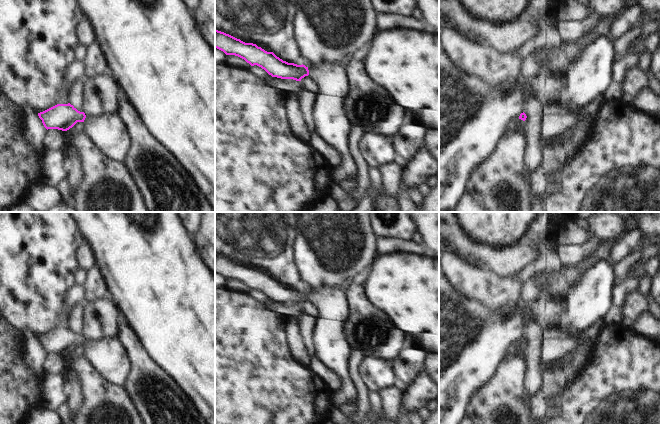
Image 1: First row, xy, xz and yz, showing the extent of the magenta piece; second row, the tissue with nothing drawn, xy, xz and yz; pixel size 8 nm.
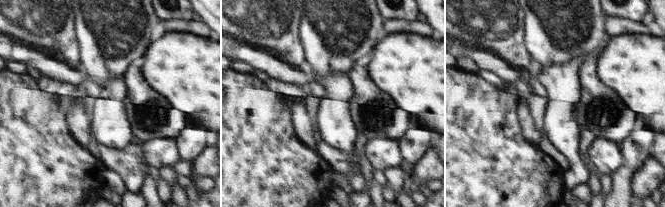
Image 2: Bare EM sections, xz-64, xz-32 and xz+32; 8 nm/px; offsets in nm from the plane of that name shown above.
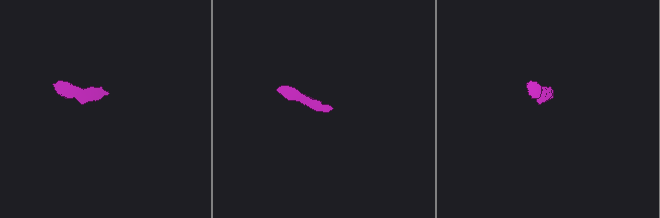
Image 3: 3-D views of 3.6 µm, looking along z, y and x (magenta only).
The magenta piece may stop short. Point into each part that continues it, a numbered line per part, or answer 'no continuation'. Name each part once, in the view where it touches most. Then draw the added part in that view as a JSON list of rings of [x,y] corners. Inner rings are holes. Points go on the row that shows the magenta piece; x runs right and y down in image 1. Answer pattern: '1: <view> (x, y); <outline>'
1: xz (333, 79); [[[352,57],[346,58],[344,62],[339,64],[326,63],[317,68],[308,68],[309,75],[319,84],[320,93],[347,98],[351,91],[347,67]]]

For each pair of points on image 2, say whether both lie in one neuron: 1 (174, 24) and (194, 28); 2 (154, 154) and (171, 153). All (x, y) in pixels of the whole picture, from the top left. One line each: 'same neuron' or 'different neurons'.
1: same neuron
2: same neuron

